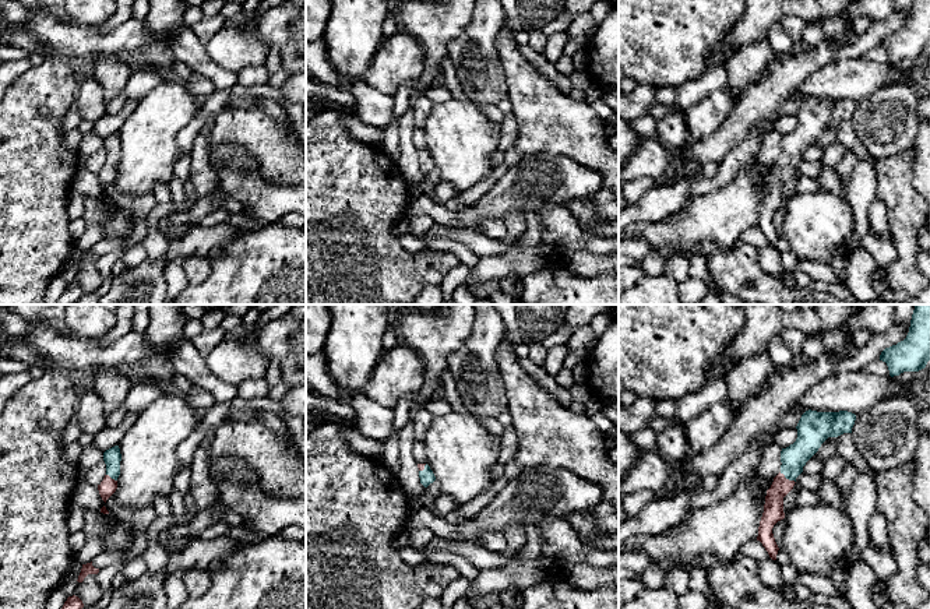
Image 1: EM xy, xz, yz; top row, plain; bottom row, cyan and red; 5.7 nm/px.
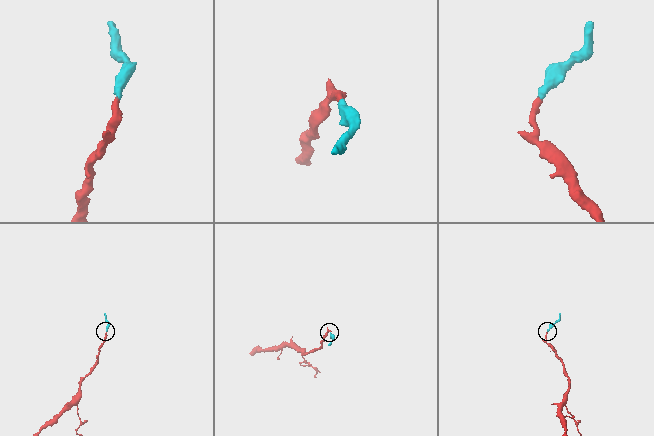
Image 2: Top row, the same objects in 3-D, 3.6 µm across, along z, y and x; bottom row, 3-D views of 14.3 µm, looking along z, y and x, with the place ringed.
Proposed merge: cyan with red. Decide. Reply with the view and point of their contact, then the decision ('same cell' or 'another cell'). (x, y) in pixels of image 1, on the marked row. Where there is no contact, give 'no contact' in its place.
yz (788, 478) | same cell

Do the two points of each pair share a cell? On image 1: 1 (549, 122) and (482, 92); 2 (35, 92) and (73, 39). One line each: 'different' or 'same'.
1: different
2: different

